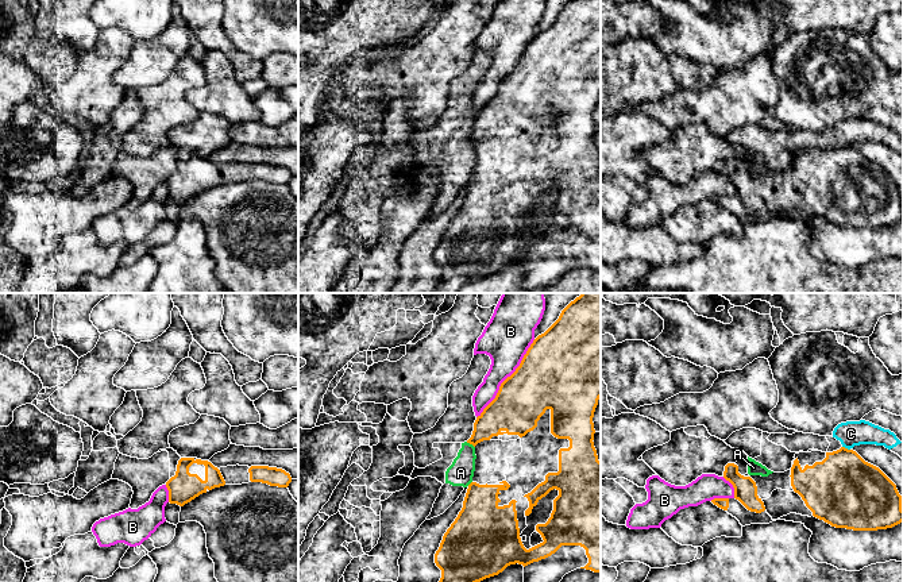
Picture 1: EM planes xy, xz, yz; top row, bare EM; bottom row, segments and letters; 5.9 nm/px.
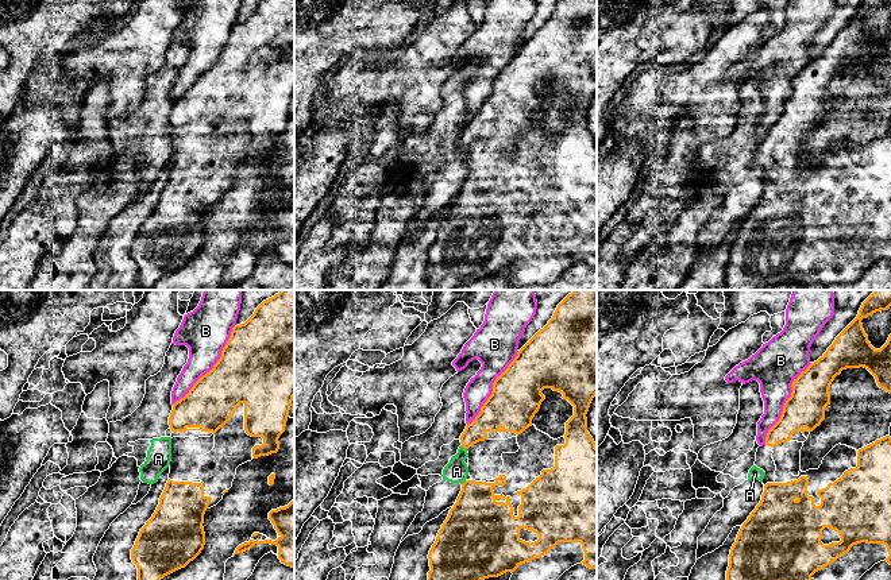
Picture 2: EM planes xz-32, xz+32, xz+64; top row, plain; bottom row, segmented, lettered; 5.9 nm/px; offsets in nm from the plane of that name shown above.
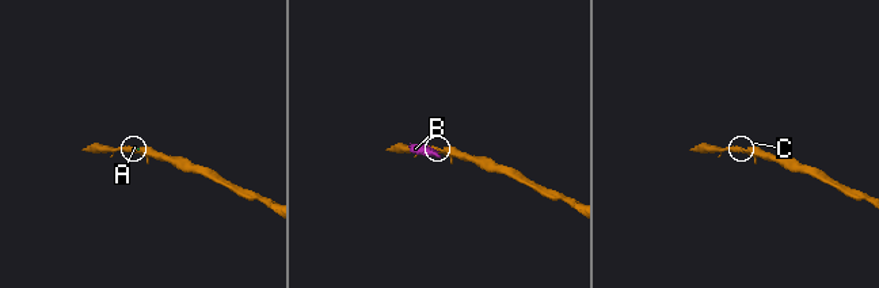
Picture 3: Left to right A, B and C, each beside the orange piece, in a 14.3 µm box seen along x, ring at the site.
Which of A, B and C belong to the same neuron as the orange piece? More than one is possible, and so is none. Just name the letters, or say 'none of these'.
none of these

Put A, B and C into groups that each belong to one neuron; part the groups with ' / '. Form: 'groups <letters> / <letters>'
groups A / B / C

